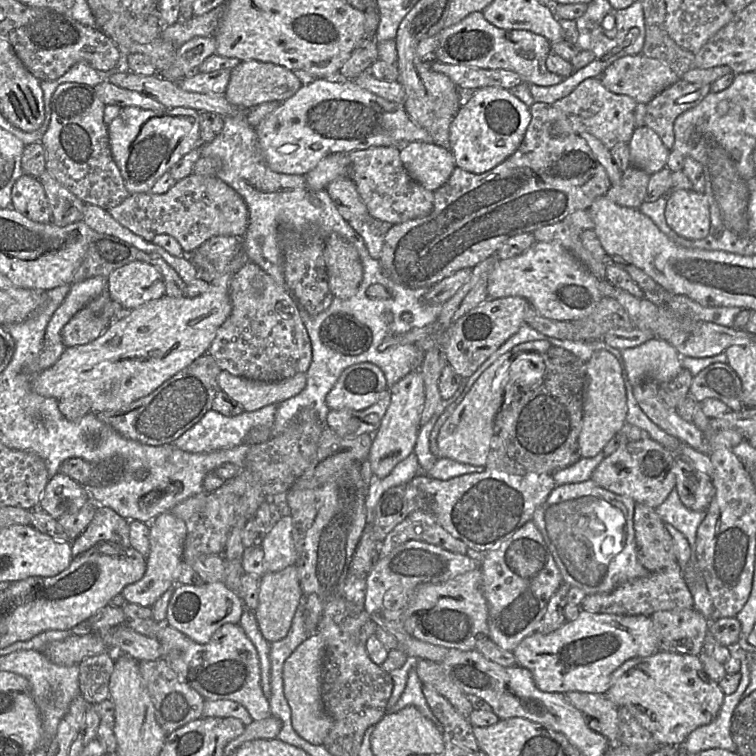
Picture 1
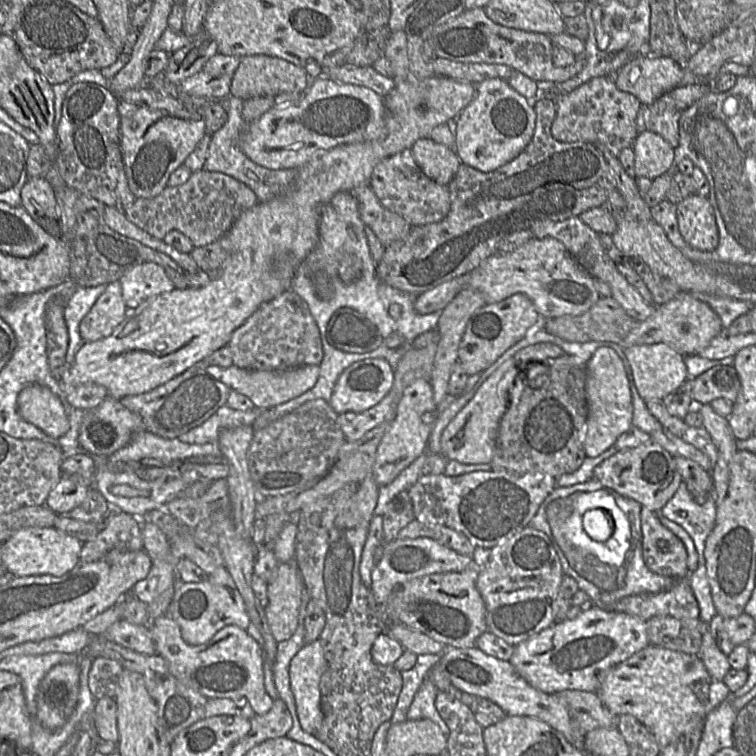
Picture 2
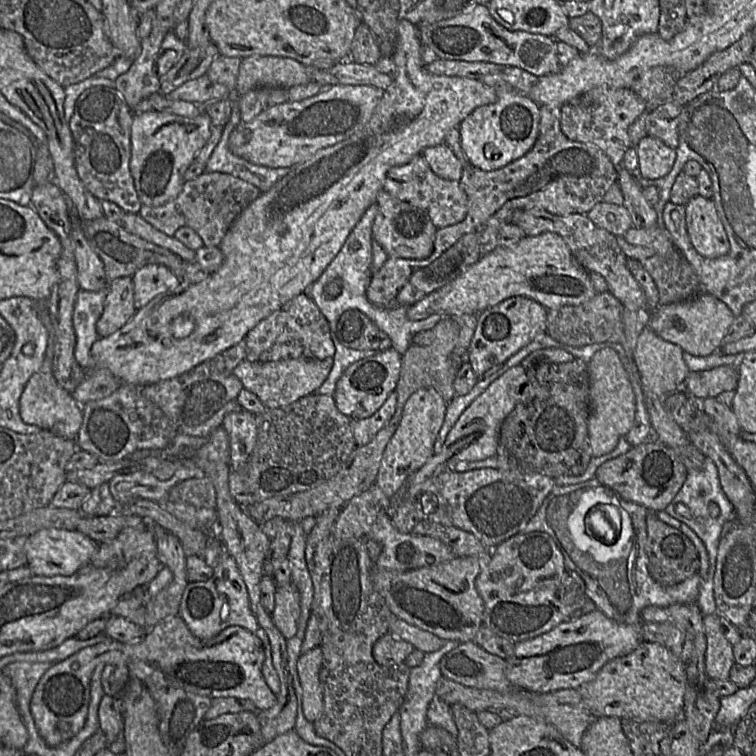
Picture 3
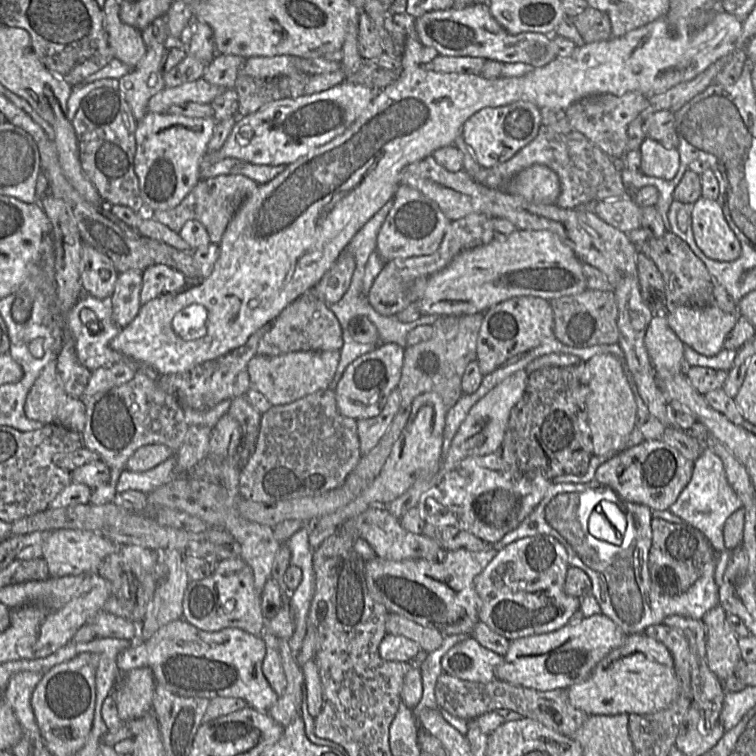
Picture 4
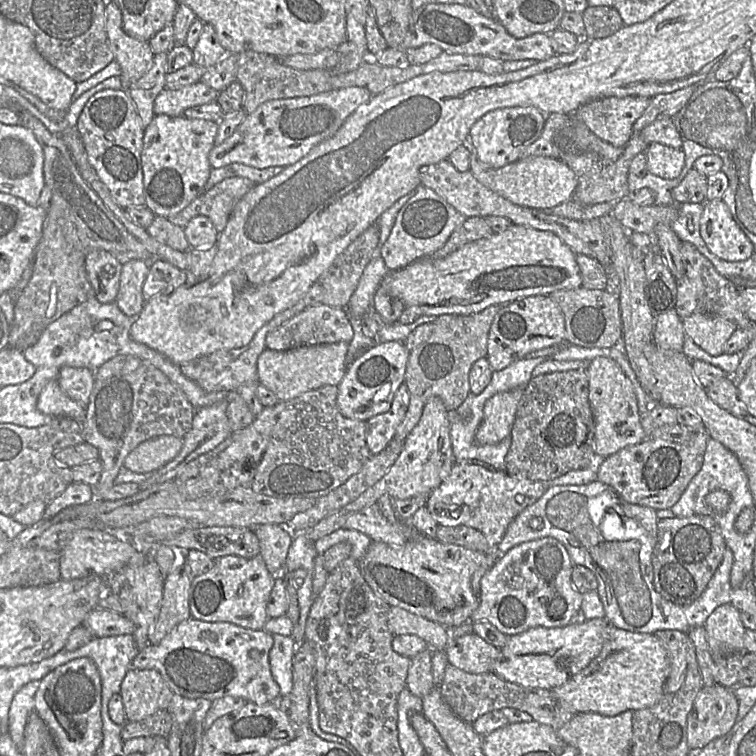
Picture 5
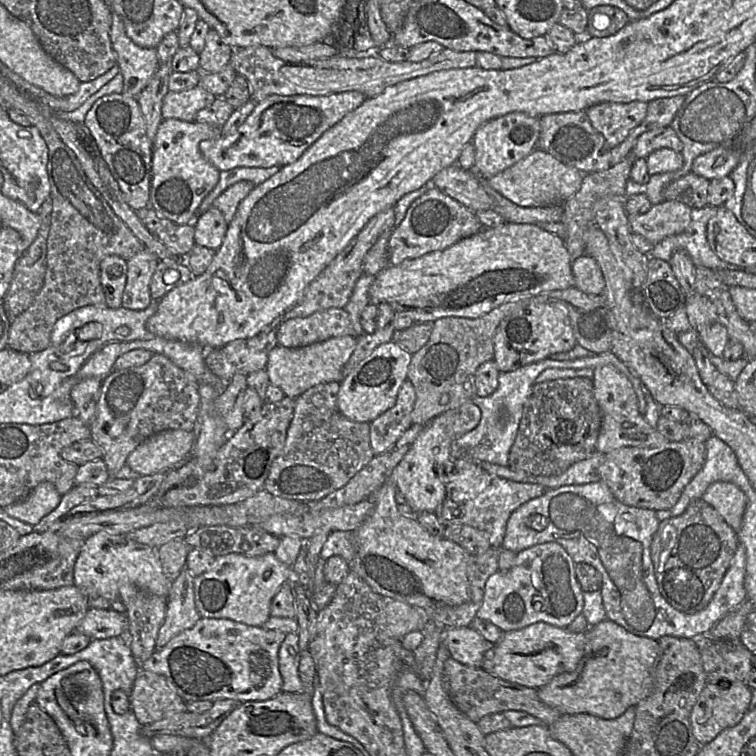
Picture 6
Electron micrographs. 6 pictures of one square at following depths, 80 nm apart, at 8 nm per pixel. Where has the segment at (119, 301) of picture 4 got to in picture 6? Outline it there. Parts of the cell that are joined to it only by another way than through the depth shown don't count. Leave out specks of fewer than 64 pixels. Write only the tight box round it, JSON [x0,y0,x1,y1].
[122,248,159,310]

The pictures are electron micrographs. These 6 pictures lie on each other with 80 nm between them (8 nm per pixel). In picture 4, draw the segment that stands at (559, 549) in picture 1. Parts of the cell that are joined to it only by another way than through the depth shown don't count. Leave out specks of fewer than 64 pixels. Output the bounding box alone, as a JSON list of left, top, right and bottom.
[492,479,719,635]

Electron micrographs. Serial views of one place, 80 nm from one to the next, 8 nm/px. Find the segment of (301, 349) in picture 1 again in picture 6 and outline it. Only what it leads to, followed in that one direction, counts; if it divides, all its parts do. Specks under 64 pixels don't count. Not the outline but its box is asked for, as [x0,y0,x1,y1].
[276,308,355,348]

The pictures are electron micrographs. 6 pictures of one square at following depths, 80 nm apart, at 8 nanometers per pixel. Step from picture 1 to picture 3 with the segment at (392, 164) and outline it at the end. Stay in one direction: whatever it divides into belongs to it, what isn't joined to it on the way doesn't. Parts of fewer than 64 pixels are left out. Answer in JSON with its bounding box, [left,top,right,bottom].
[382,155,468,229]

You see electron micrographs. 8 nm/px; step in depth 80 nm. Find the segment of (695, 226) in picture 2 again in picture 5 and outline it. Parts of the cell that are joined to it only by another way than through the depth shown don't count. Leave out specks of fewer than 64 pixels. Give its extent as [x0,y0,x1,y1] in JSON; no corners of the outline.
[700,200,753,261]

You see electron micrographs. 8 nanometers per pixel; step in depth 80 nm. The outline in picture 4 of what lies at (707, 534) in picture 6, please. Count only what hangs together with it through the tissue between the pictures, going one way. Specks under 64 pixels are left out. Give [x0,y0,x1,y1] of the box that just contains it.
[648,517,716,595]

